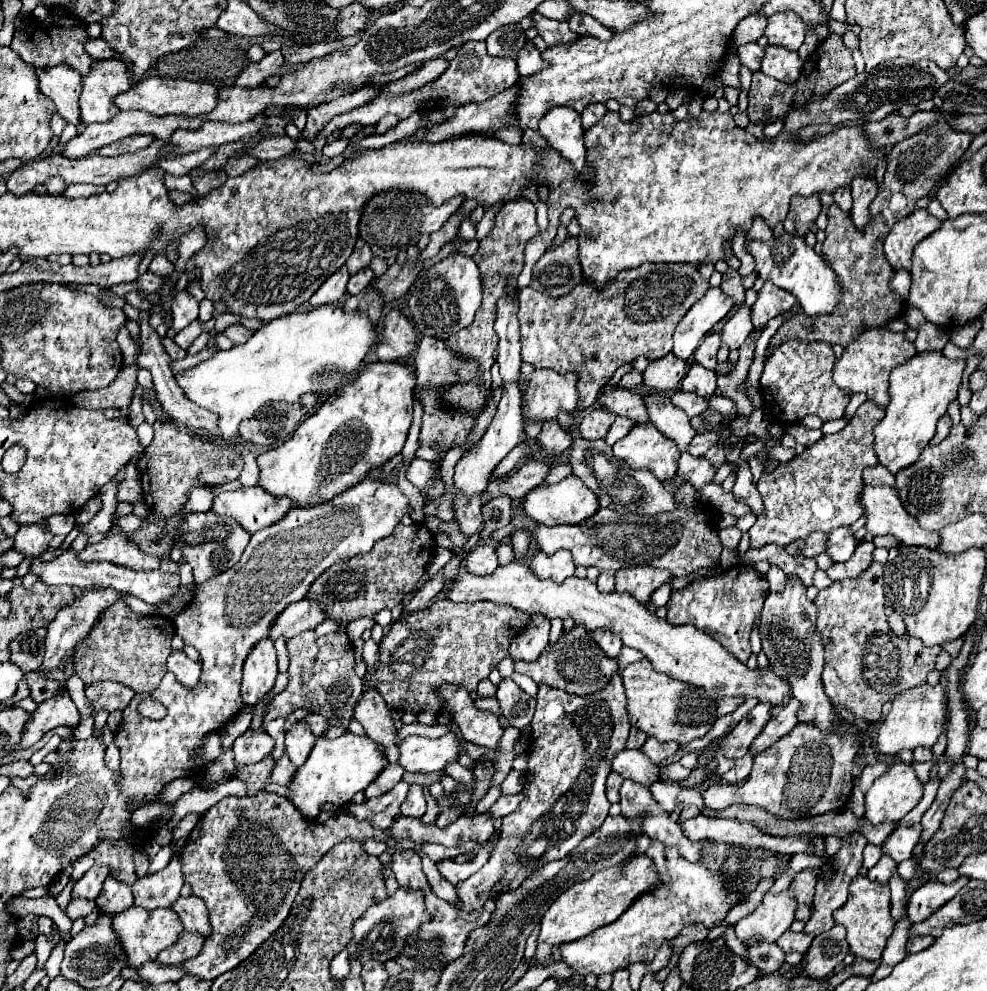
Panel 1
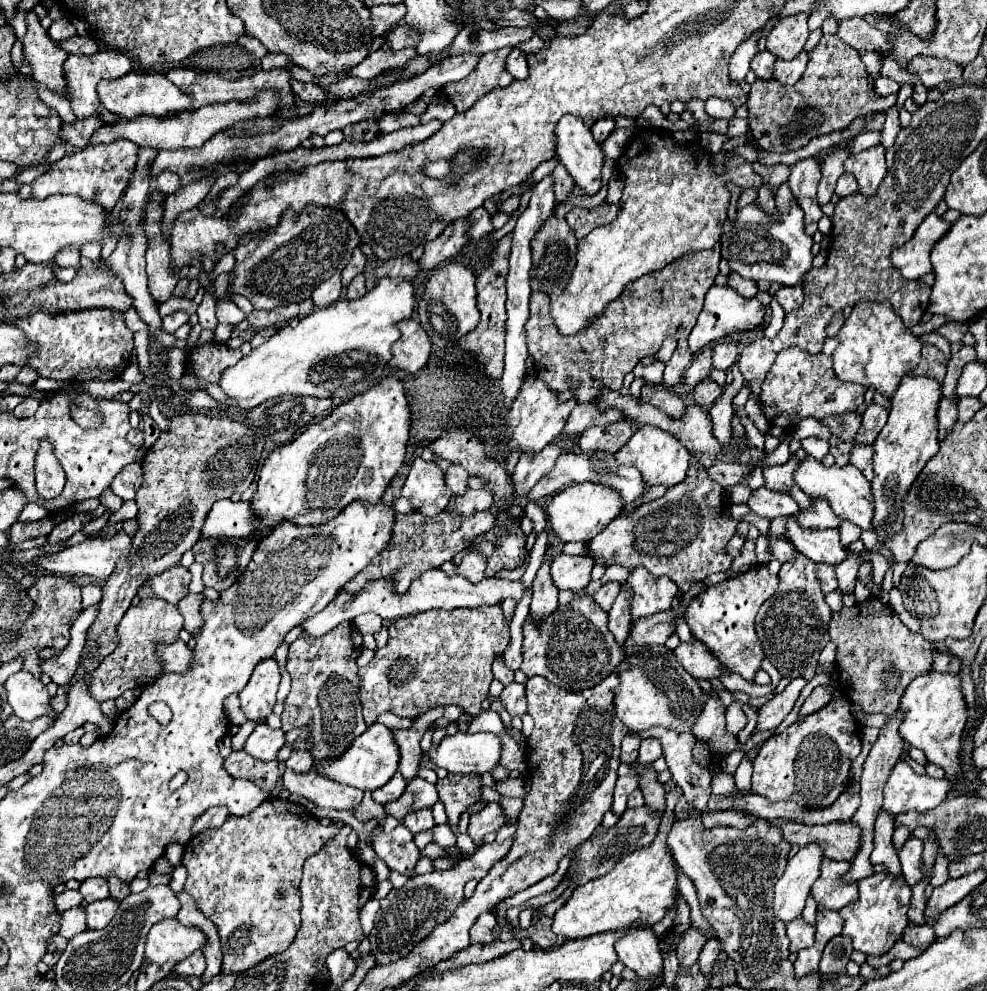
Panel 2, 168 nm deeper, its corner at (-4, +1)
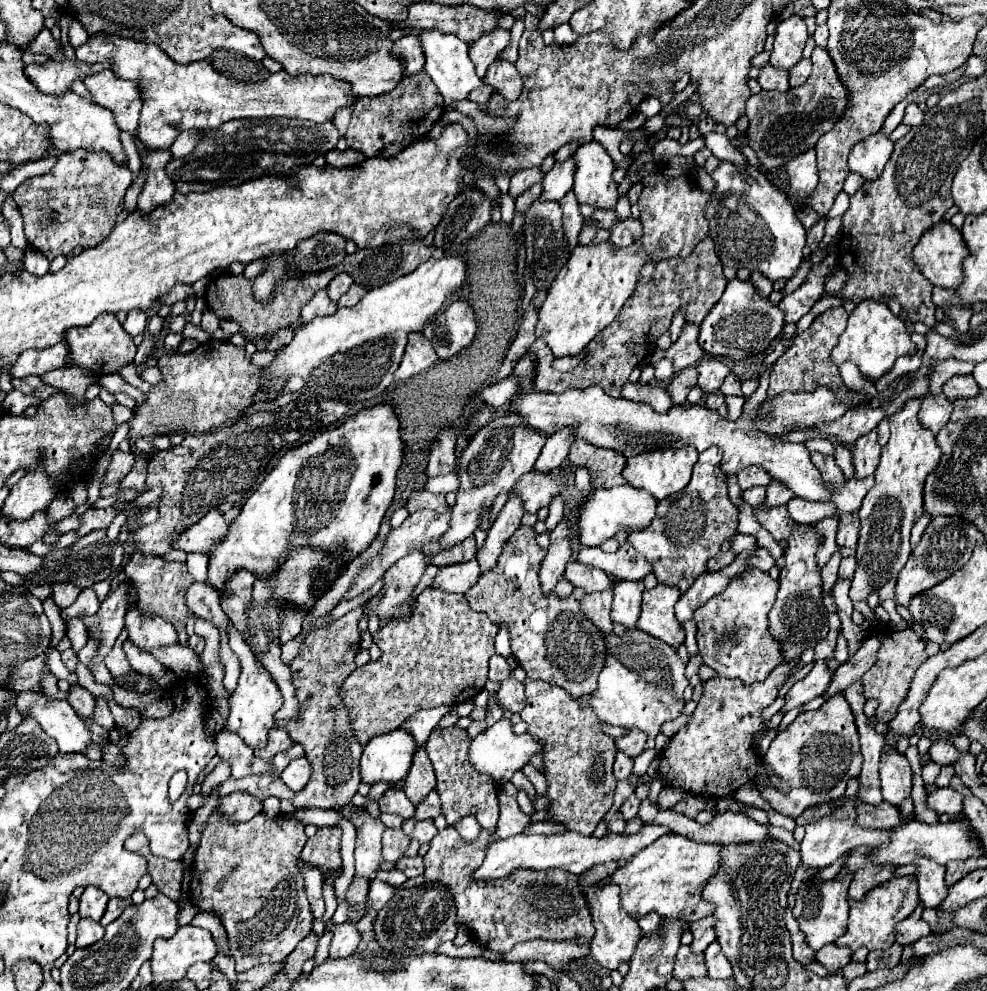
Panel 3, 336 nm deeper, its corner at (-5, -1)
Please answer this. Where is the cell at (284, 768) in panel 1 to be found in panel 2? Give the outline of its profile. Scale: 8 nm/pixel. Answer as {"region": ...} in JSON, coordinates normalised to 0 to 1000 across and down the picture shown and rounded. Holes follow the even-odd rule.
{"region":[[[317,775],[311,781],[297,781],[295,777],[289,779],[289,795],[299,801],[315,807],[323,815],[337,815],[337,817],[356,817],[366,811],[368,797],[348,793],[333,785],[327,785]]]}

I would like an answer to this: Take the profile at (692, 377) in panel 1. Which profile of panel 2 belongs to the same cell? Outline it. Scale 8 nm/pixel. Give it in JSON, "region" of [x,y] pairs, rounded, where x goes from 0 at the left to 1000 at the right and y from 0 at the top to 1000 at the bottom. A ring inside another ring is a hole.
{"region":[[[718,381],[708,385],[706,392],[702,394],[702,402],[708,410],[722,410],[730,398],[733,398],[733,392]]]}

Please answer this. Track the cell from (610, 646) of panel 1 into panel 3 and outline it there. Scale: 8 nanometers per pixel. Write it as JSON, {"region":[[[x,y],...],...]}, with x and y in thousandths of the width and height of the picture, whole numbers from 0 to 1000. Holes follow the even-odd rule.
{"region":[[[628,587],[622,591],[620,626],[632,632],[642,632],[648,622],[648,605],[652,591],[648,587]]]}

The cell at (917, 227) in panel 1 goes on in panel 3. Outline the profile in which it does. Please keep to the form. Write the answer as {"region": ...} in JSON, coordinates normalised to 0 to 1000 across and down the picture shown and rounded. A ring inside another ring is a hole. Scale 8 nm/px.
{"region":[[[956,222],[936,234],[924,254],[924,266],[930,268],[934,279],[946,289],[969,291],[975,283],[975,262],[979,258],[981,250],[973,232]]]}

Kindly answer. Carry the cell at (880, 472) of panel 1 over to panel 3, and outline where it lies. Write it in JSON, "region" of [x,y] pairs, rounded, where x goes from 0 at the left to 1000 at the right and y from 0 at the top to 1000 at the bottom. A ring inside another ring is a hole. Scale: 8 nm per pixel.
{"region":[[[883,434],[865,446],[865,454],[863,454],[865,482],[877,482],[886,478],[890,464],[892,464],[892,448],[888,434]]]}

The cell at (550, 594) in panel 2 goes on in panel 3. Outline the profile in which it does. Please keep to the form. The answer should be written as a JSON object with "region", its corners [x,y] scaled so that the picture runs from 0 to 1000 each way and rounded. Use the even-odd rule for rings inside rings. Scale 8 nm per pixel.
{"region":[[[569,527],[557,537],[557,551],[545,577],[547,591],[553,601],[559,599],[563,587],[571,579],[571,569],[578,565],[578,559],[580,559],[580,553],[575,545],[575,529]]]}

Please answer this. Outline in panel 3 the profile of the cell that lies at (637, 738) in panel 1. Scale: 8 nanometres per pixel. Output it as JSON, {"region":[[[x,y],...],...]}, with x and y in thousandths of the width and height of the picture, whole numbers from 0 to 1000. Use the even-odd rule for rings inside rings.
{"region":[[[626,759],[624,769],[622,769],[622,785],[624,787],[636,785],[640,781],[640,773],[642,773],[642,767],[638,763],[634,763],[632,759]]]}

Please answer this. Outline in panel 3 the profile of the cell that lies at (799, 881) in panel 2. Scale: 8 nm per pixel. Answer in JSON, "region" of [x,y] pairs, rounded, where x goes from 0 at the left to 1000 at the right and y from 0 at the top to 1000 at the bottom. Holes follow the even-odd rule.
{"region":[[[857,811],[855,815],[851,815],[847,819],[847,823],[831,825],[831,827],[819,831],[817,834],[817,844],[811,850],[813,872],[817,876],[837,876],[843,870],[847,870],[855,860],[863,858],[865,854],[883,855],[886,852],[896,852],[896,848],[900,848],[900,840],[896,840],[896,837],[871,836],[871,834],[867,834],[865,825],[867,825],[867,819],[865,819],[863,811]]]}

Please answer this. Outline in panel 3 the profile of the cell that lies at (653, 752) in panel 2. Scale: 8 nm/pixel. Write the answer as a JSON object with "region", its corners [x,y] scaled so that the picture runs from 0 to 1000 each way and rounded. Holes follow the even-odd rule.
{"region":[[[636,737],[636,741],[632,745],[624,747],[624,753],[626,753],[626,757],[630,757],[636,763],[644,765],[644,763],[648,763],[655,757],[655,743],[652,743],[652,739]]]}

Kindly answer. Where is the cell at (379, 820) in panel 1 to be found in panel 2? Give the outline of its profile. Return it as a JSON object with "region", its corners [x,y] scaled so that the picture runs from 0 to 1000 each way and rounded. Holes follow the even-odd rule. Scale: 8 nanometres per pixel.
{"region":[[[418,785],[412,791],[408,803],[400,809],[390,811],[390,817],[392,817],[392,821],[400,823],[402,827],[408,827],[410,821],[414,821],[414,819],[420,819],[420,817],[427,817],[427,815],[439,815],[439,811],[443,807],[445,805],[443,805],[441,791],[435,791],[429,785]]]}

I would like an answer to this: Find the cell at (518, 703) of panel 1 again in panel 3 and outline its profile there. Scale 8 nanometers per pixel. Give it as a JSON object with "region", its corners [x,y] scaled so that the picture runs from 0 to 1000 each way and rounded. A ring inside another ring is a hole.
{"region":[[[515,684],[509,688],[507,696],[503,698],[503,708],[511,714],[511,716],[517,716],[517,718],[529,718],[531,714],[531,690],[521,686],[521,684]]]}

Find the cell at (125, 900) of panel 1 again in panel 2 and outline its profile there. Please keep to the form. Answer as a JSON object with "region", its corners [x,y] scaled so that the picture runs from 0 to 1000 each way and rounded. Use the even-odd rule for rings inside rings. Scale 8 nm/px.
{"region":[[[114,906],[102,908],[102,910],[94,910],[86,916],[88,922],[88,936],[90,938],[100,938],[104,934],[108,934],[117,922],[117,918],[121,916],[121,910],[117,910]]]}

